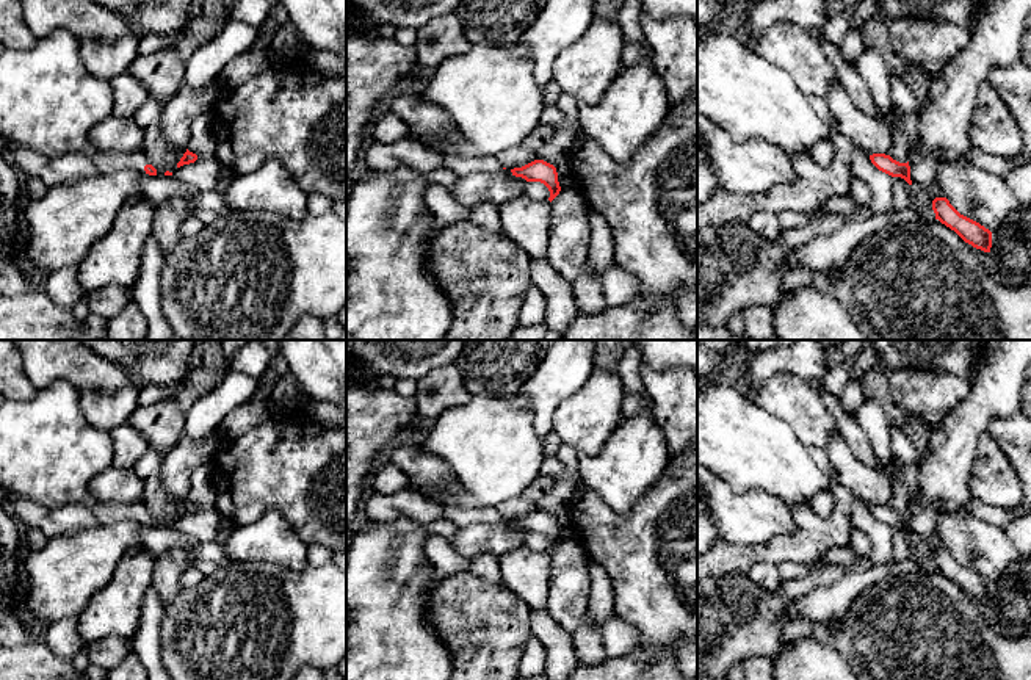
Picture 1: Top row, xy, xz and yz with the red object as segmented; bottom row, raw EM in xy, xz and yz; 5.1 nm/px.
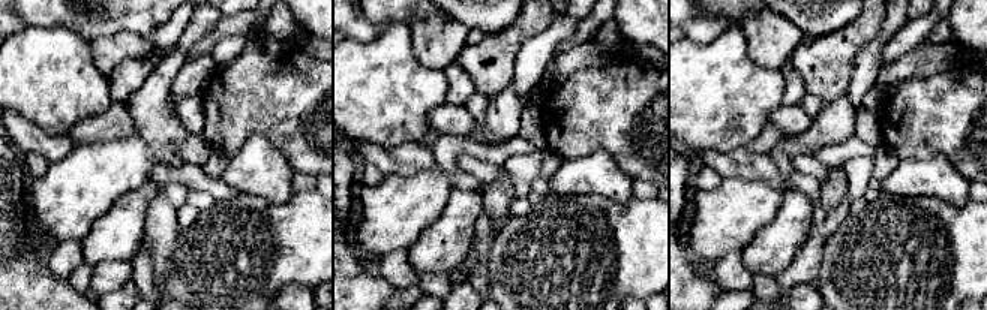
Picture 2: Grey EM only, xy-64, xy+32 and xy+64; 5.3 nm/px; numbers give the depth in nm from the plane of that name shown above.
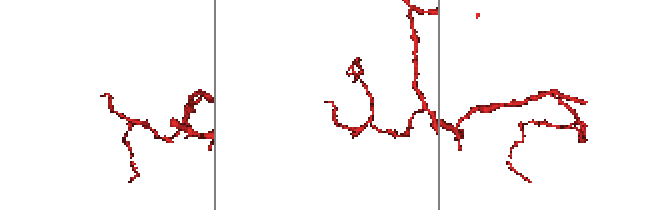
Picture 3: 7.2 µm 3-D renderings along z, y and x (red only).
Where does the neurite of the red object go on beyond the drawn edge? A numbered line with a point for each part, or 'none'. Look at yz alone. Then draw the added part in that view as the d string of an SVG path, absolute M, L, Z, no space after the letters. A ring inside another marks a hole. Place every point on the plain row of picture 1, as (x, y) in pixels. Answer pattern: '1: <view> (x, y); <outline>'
none

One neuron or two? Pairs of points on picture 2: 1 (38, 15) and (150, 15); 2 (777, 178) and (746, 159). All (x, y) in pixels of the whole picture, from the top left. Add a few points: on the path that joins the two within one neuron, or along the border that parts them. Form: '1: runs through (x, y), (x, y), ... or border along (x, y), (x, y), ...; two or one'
1: runs through (66, 15), (87, 23), (122, 15); one
2: runs through (770, 172), (762, 166), (753, 166); one

